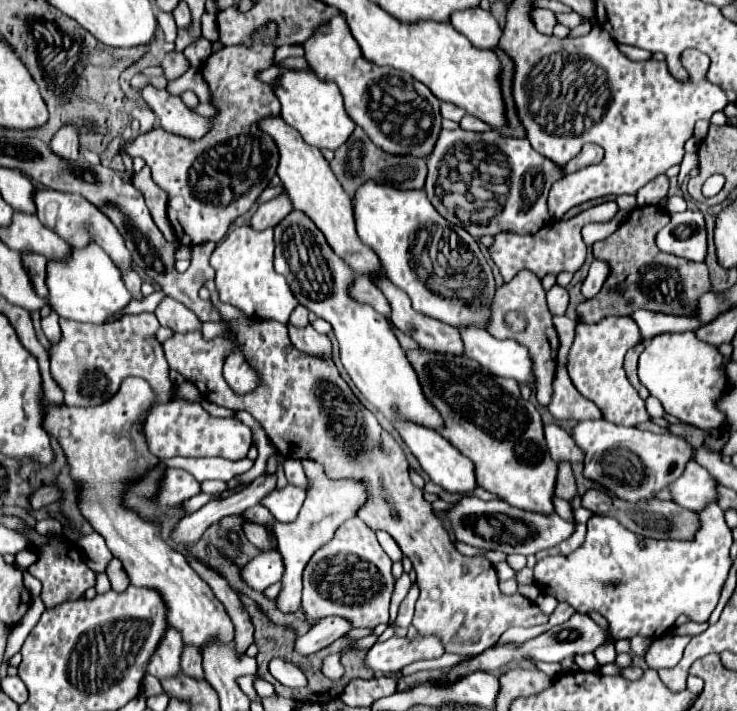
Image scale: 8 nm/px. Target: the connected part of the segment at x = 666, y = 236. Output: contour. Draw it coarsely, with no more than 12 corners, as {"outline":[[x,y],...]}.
{"outline":[[698,210],[670,216],[656,234],[662,252],[692,262],[706,258]]}

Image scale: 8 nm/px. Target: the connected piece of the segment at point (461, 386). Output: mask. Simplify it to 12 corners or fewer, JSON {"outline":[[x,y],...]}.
{"outline":[[406,350],[478,486],[554,512],[556,462],[518,382]]}

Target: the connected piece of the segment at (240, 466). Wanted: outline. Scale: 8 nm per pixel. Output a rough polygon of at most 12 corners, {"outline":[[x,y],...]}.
{"outline":[[172,458],[170,468],[182,468],[198,482],[232,480],[248,472],[250,458]]}

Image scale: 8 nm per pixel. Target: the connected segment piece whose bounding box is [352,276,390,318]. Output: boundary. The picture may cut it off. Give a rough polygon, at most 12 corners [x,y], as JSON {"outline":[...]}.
{"outline":[[366,276],[356,278],[352,296],[378,314],[390,314],[388,300]]}

